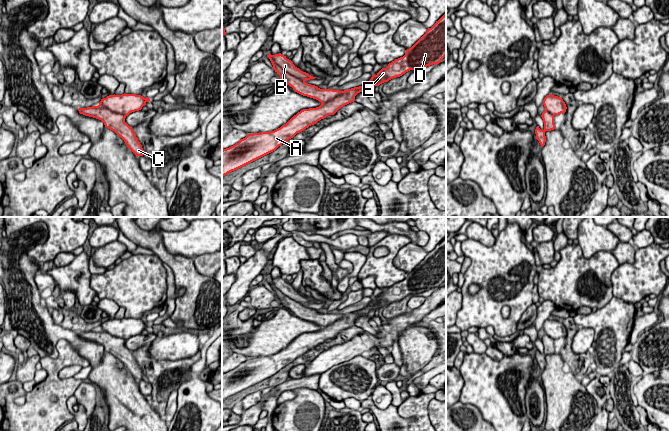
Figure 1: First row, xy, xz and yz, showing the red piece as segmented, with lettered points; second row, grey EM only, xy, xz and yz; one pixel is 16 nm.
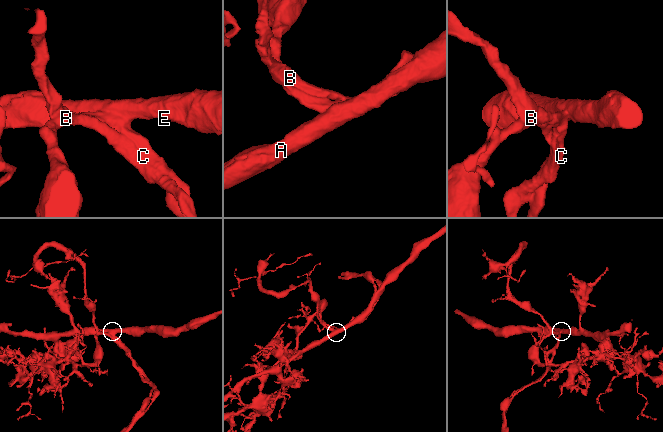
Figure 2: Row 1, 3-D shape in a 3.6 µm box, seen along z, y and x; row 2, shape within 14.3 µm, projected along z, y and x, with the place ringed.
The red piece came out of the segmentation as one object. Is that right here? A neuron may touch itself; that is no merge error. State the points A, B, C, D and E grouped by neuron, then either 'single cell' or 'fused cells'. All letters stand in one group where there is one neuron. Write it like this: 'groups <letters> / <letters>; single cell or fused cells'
groups A D E / B C; fused cells

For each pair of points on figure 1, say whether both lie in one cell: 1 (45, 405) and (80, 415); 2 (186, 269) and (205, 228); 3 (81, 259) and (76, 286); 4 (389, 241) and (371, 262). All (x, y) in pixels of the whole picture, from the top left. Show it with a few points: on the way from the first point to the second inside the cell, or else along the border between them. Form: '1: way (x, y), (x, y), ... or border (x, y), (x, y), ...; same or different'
1: border (73, 394), (67, 400), (67, 409), (74, 419); different
2: border (168, 251), (193, 259); different
3: way (79, 266), (74, 277), (75, 279); same
4: way (391, 249), (391, 254), (383, 262), (379, 262); same

